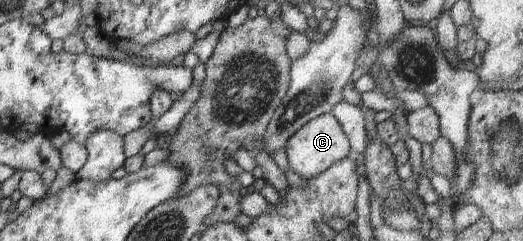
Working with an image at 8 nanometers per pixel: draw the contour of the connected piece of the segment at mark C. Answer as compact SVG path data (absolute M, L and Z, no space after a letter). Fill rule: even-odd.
M331 113L318 116L318 118L314 118L311 122L308 122L306 126L302 126L286 142L284 152L286 152L286 156L288 157L290 169L307 181L312 180L314 176L322 174L322 172L326 172L332 164L353 156L348 138L344 134L344 130L342 130L342 126L340 126L338 120Z

